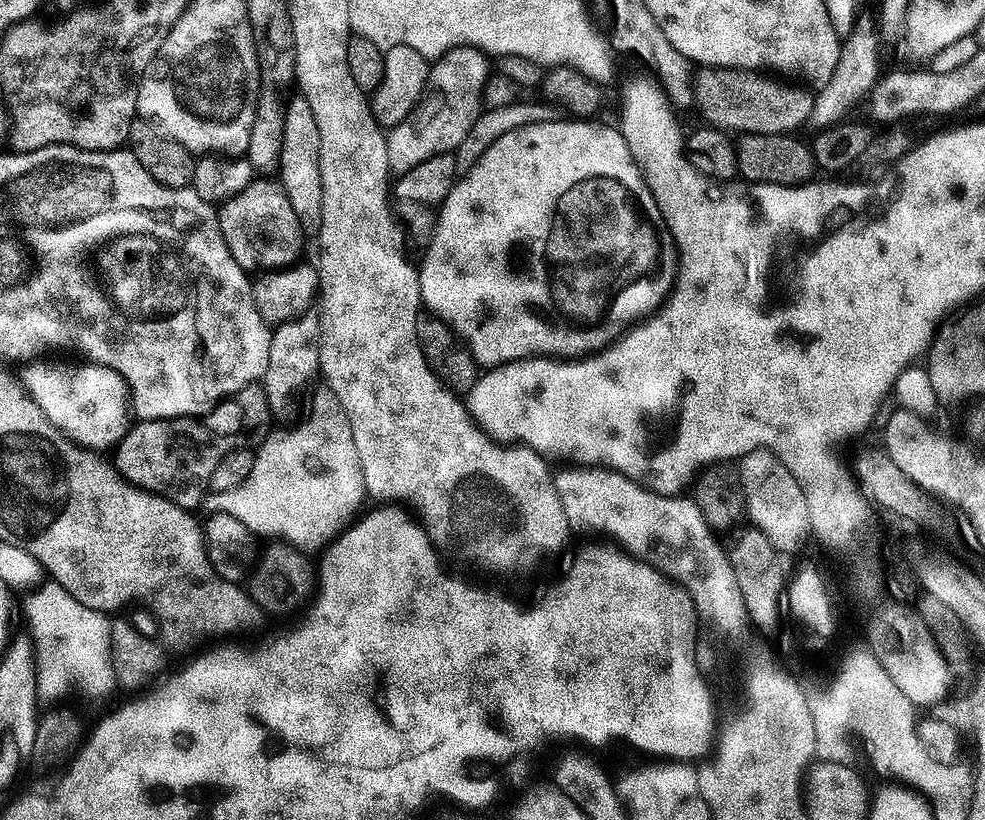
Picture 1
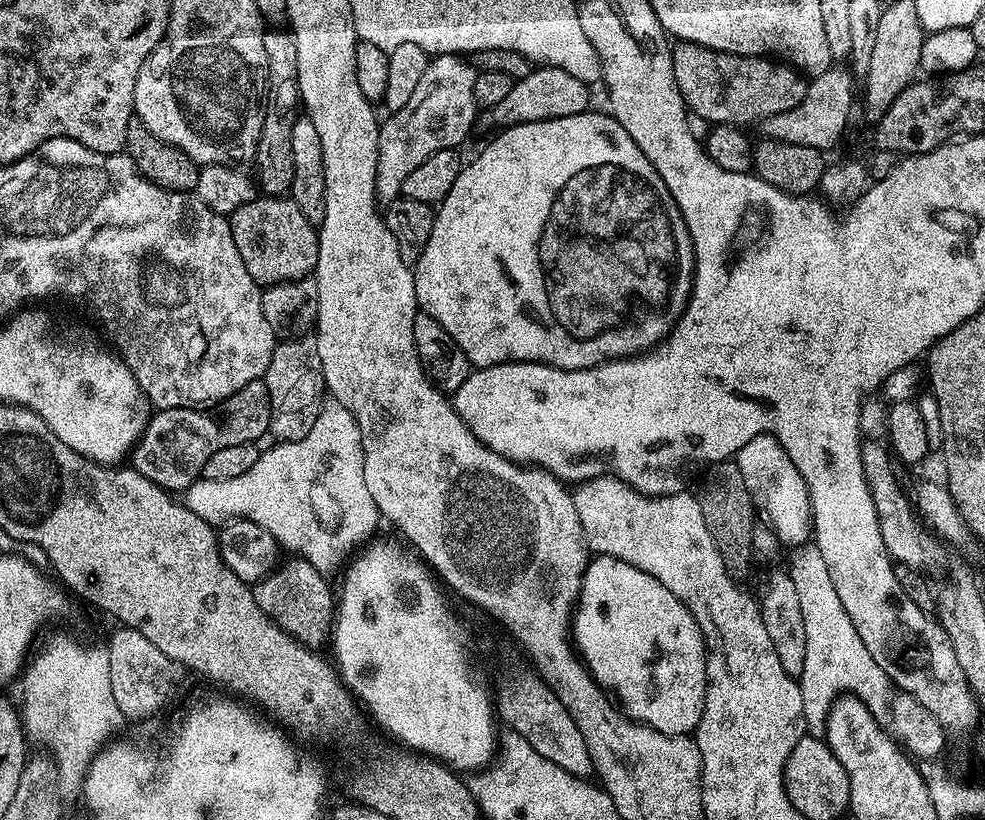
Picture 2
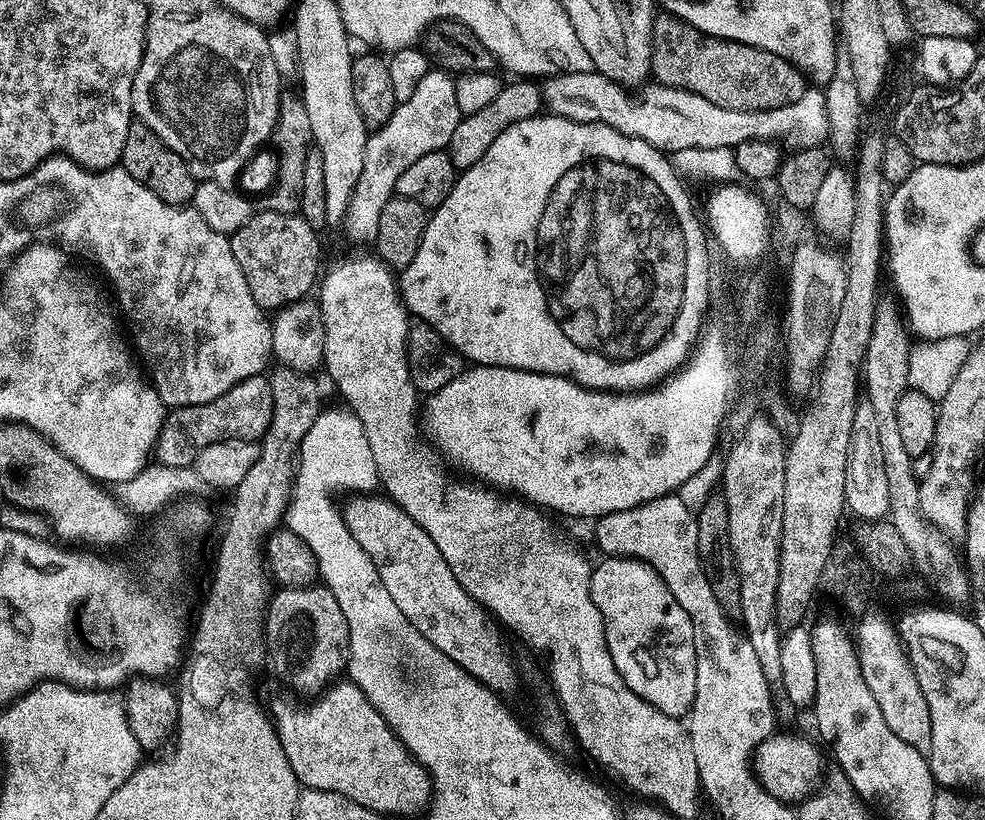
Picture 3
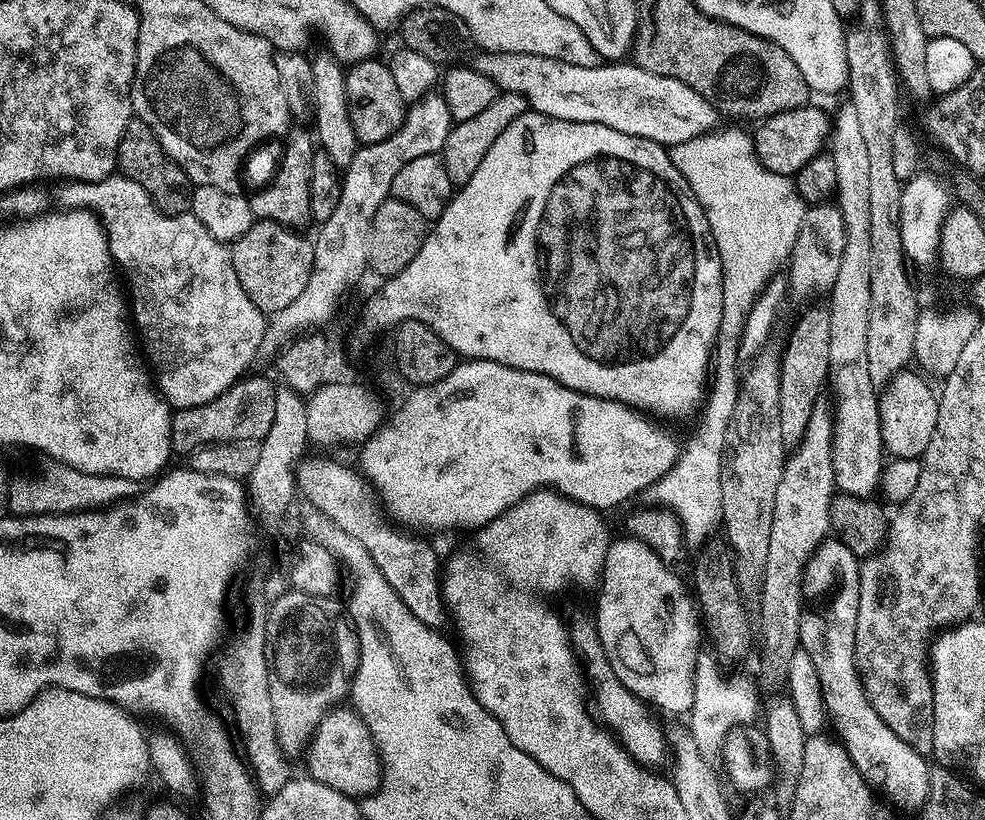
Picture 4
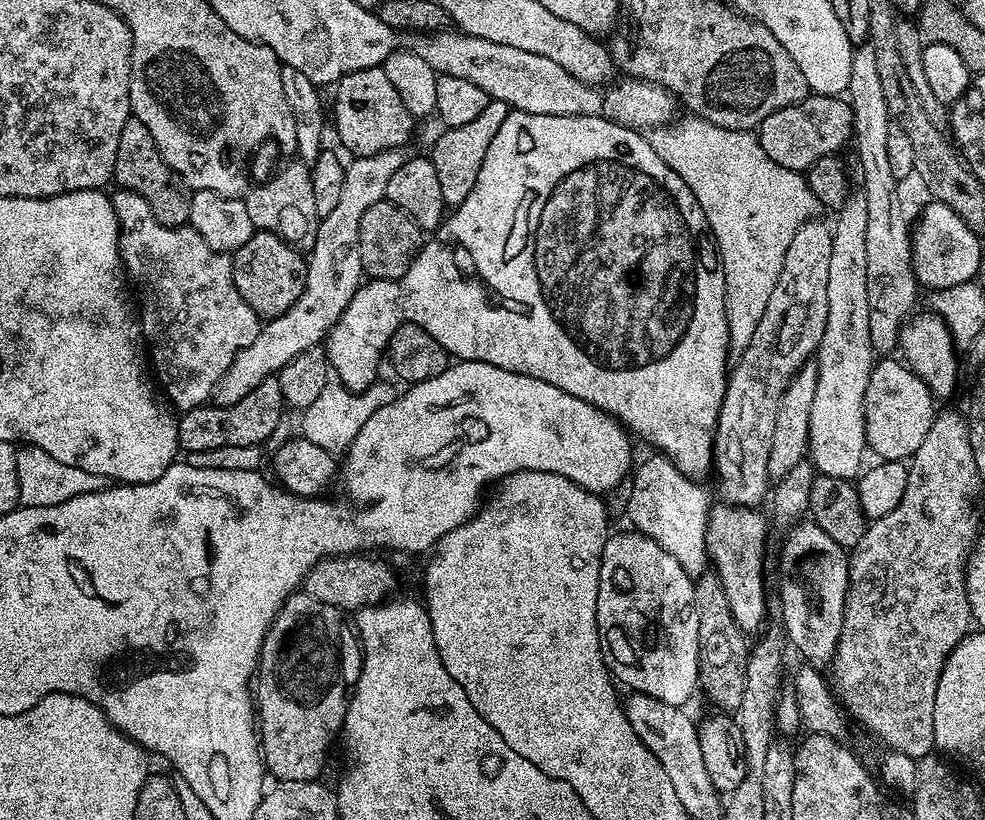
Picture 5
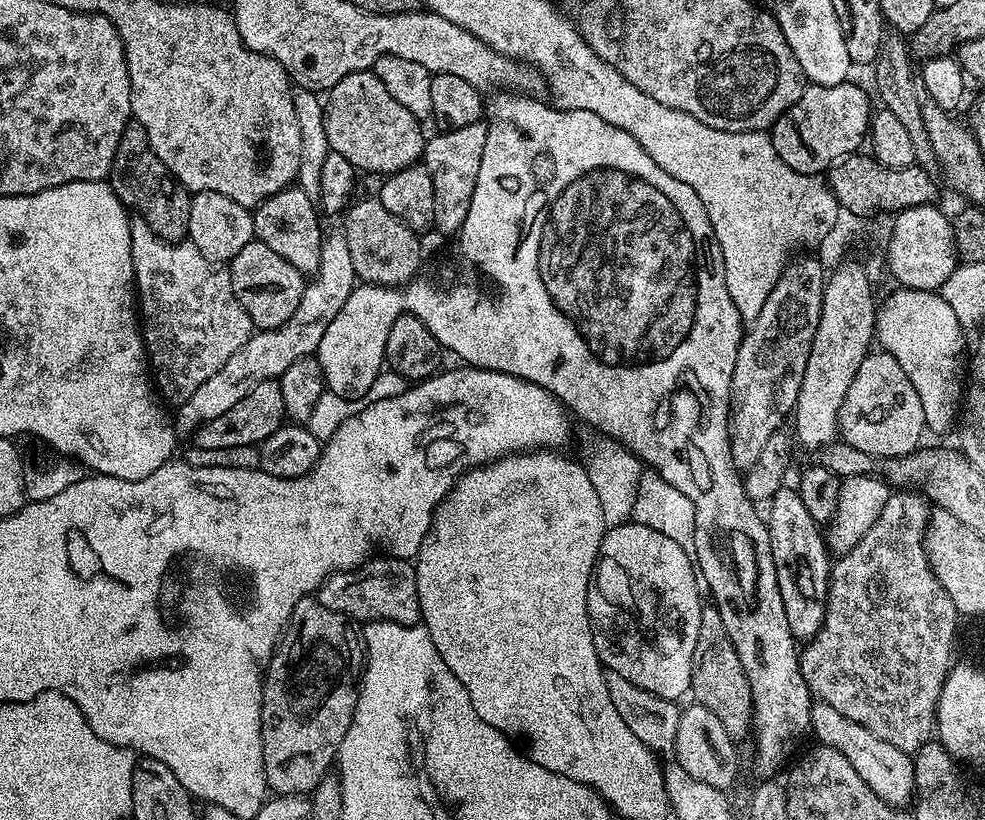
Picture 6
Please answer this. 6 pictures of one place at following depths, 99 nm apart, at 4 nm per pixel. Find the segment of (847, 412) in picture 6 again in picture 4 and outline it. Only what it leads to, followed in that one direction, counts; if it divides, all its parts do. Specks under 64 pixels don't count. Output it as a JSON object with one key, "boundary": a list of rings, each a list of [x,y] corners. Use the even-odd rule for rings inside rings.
{"boundary":[[[905,370],[881,393],[880,429],[887,453],[895,459],[923,457],[938,423],[938,392],[919,371]]]}

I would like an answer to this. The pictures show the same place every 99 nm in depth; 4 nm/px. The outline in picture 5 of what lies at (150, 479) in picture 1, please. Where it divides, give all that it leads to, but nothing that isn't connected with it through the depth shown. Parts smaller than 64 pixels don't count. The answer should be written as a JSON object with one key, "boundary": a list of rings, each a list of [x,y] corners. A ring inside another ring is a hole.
{"boundary":[[[276,376],[258,382],[246,398],[234,402],[234,406],[201,406],[187,409],[177,419],[178,442],[185,453],[198,450],[214,450],[217,446],[260,446],[263,440],[272,440],[276,427],[285,419],[286,405],[282,398],[282,386]]]}

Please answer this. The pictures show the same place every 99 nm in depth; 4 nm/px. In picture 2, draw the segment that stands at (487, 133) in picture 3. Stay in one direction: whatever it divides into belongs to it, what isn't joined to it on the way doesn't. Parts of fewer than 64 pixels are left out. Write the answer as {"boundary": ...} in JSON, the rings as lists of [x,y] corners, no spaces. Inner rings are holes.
{"boundary":[[[536,66],[530,74],[526,74],[526,78],[512,83],[510,91],[496,105],[483,109],[479,113],[478,124],[479,127],[492,128],[491,130],[503,130],[526,122],[542,122],[587,112],[590,108],[588,92],[589,85],[566,74],[566,70]]]}

